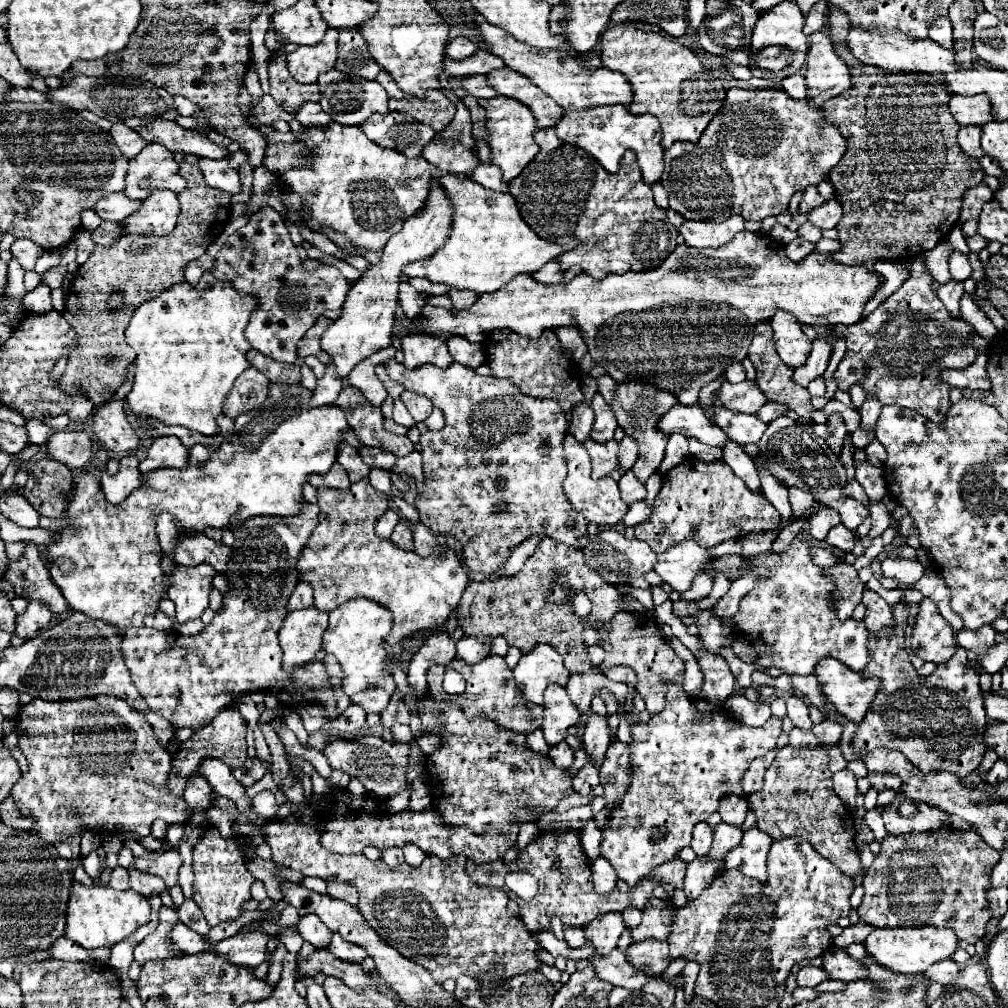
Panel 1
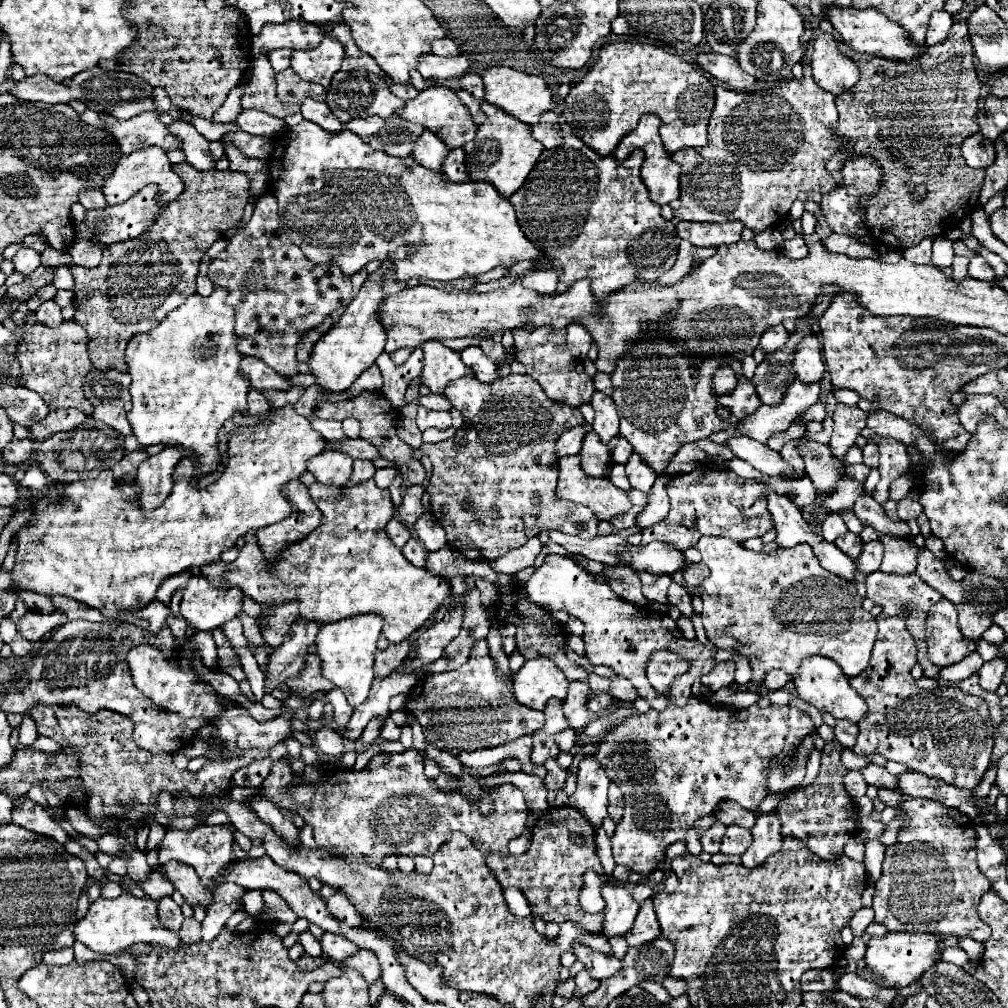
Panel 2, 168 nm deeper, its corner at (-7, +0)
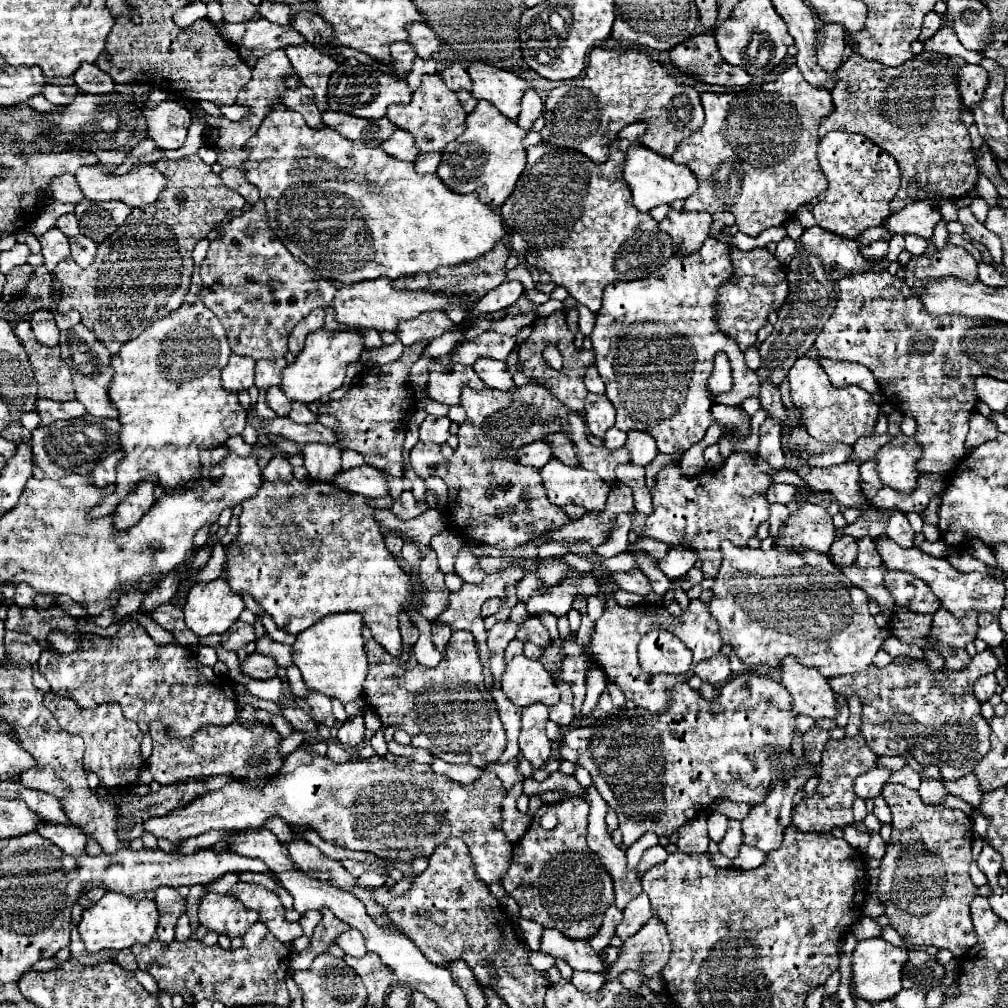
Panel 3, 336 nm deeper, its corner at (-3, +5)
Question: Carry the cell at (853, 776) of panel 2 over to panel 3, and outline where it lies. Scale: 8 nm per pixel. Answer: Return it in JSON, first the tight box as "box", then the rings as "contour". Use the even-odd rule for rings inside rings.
{"box":[854,768,890,800],"contour":[[[872,768],[870,772],[860,774],[860,778],[856,778],[856,782],[854,782],[856,796],[860,796],[864,800],[876,798],[882,792],[888,776],[890,776],[890,770],[886,770],[886,768]]]}

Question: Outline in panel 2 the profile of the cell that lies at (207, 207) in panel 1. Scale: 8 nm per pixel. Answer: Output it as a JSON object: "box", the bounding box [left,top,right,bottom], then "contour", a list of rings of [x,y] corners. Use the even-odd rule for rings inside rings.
{"box":[69,163,248,371],"contour":[[[180,163],[176,165],[176,173],[180,175],[180,179],[184,181],[184,191],[182,195],[172,201],[170,205],[164,205],[160,211],[158,211],[158,219],[156,223],[152,223],[140,237],[132,239],[132,241],[124,241],[124,243],[114,243],[114,245],[108,245],[104,251],[102,251],[102,263],[100,267],[104,269],[82,269],[82,267],[72,263],[69,269],[74,278],[74,307],[76,311],[80,311],[80,325],[86,329],[86,342],[90,346],[90,353],[96,353],[96,367],[98,369],[106,369],[106,367],[112,367],[112,369],[118,369],[118,371],[126,371],[126,363],[124,363],[124,343],[128,343],[134,335],[138,333],[148,333],[152,327],[156,327],[160,323],[160,319],[164,319],[172,309],[180,307],[188,295],[196,293],[196,275],[198,275],[198,263],[202,261],[202,257],[206,255],[206,247],[210,247],[216,239],[222,237],[222,229],[232,229],[240,219],[242,219],[242,213],[244,213],[244,207],[248,203],[248,177],[246,175],[240,175],[236,171],[218,171],[218,169],[210,169],[210,171],[198,171],[194,167],[190,167],[188,163]],[[82,311],[92,311],[92,315],[82,315]],[[126,311],[126,317],[128,317],[128,323],[134,323],[134,325],[126,325],[120,315],[124,315]]]}

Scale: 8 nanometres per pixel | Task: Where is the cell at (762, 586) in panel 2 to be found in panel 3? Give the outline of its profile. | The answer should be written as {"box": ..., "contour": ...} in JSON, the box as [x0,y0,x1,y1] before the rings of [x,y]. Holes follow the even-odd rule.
{"box":[708,540,884,678],"contour":[[[724,540],[722,546],[720,546],[720,552],[722,552],[722,564],[720,564],[720,572],[718,576],[714,578],[714,586],[712,586],[712,600],[708,602],[708,610],[712,614],[712,618],[716,618],[718,626],[720,626],[720,636],[722,636],[722,642],[724,644],[730,644],[734,654],[748,666],[754,666],[754,664],[768,664],[768,666],[774,666],[778,668],[780,662],[786,658],[786,656],[796,656],[798,662],[806,664],[806,666],[816,666],[826,678],[832,678],[832,676],[842,676],[842,674],[858,674],[858,672],[864,672],[872,666],[872,658],[876,656],[876,652],[880,650],[882,642],[884,642],[884,634],[880,632],[880,628],[876,626],[872,614],[868,612],[868,596],[864,594],[864,590],[852,586],[846,576],[840,572],[840,568],[830,562],[828,554],[820,554],[820,552],[814,552],[814,550],[806,550],[806,552],[796,552],[796,550],[784,550],[780,546],[772,546],[770,550],[762,550],[762,548],[740,548],[740,546],[734,546],[732,542]]]}

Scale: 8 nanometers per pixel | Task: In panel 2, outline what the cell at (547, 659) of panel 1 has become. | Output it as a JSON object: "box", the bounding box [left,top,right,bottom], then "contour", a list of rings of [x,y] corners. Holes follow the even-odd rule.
{"box":[512,659,568,711],"contour":[[[528,659],[512,679],[516,701],[530,709],[542,711],[550,699],[566,699],[568,681],[550,659]]]}

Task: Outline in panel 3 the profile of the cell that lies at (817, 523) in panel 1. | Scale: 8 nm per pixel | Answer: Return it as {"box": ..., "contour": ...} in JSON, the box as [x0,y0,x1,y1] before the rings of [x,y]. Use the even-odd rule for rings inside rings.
{"box":[776,504,836,552],"contour":[[[804,504],[790,518],[788,526],[782,528],[776,544],[794,550],[818,550],[828,552],[836,536],[836,526],[826,508],[816,504]]]}

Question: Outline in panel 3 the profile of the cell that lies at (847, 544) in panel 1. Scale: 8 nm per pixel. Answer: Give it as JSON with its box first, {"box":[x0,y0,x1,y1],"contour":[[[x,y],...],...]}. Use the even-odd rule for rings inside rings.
{"box":[830,536,858,566],"contour":[[[838,536],[834,538],[830,548],[832,562],[838,566],[848,566],[856,560],[856,550],[858,550],[858,544],[852,536]]]}

